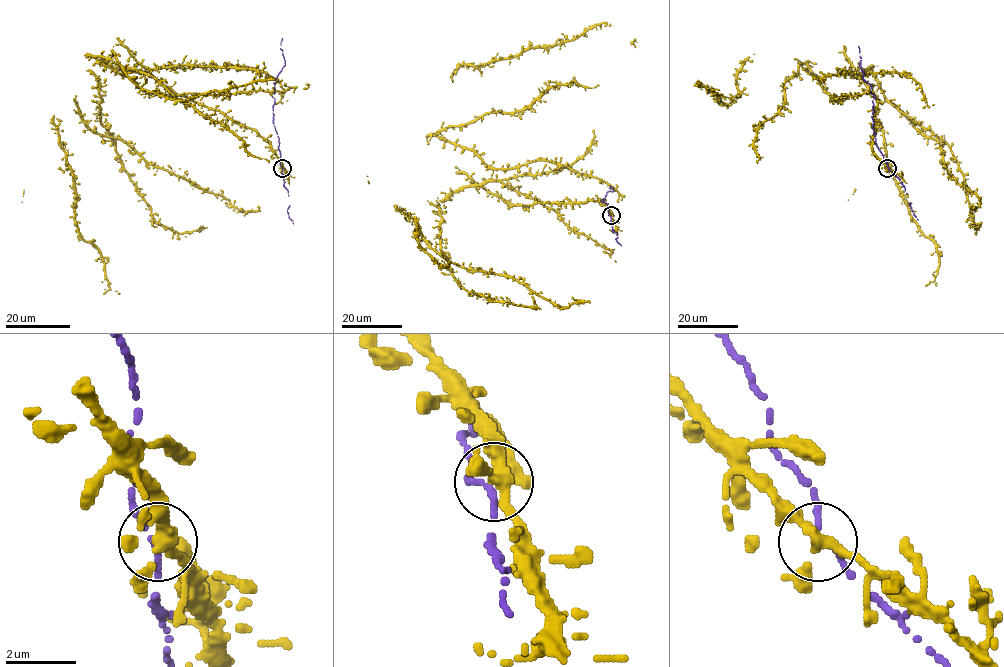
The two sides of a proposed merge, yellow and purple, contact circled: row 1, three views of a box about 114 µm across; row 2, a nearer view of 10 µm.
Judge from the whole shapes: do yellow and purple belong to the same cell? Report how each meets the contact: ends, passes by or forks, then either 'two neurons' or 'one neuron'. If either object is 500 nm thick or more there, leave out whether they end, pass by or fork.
yellow forks | purple passes by | two neurons

